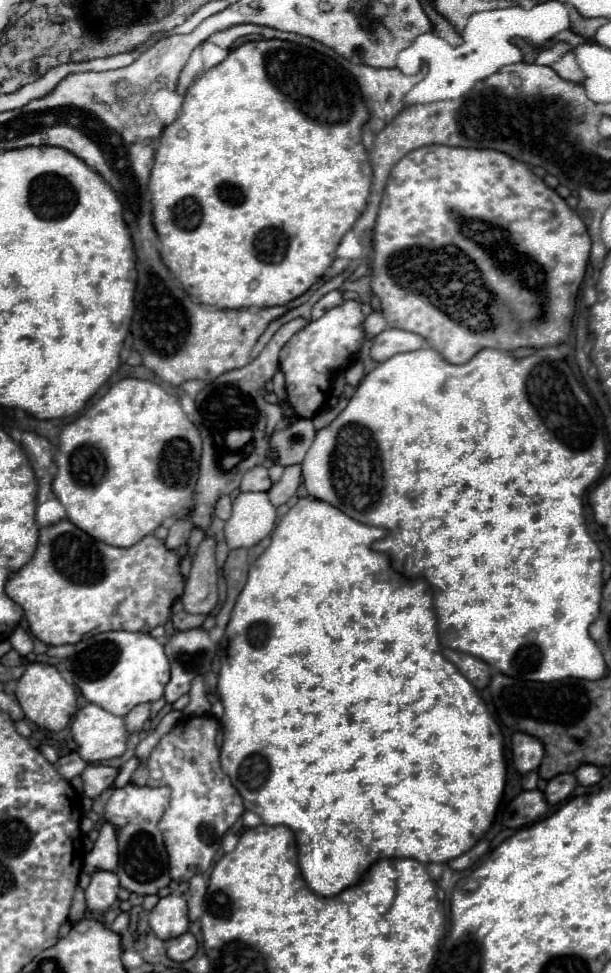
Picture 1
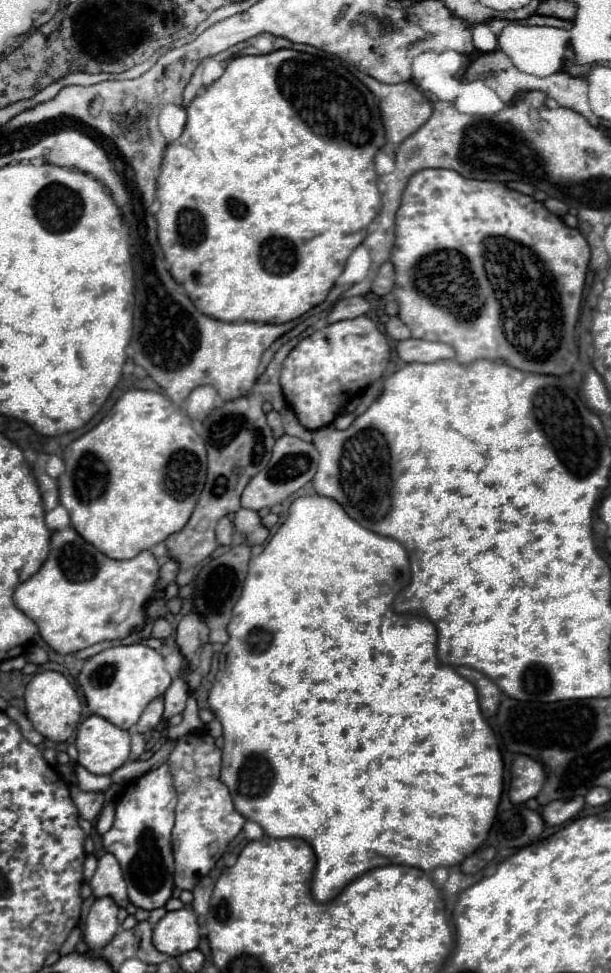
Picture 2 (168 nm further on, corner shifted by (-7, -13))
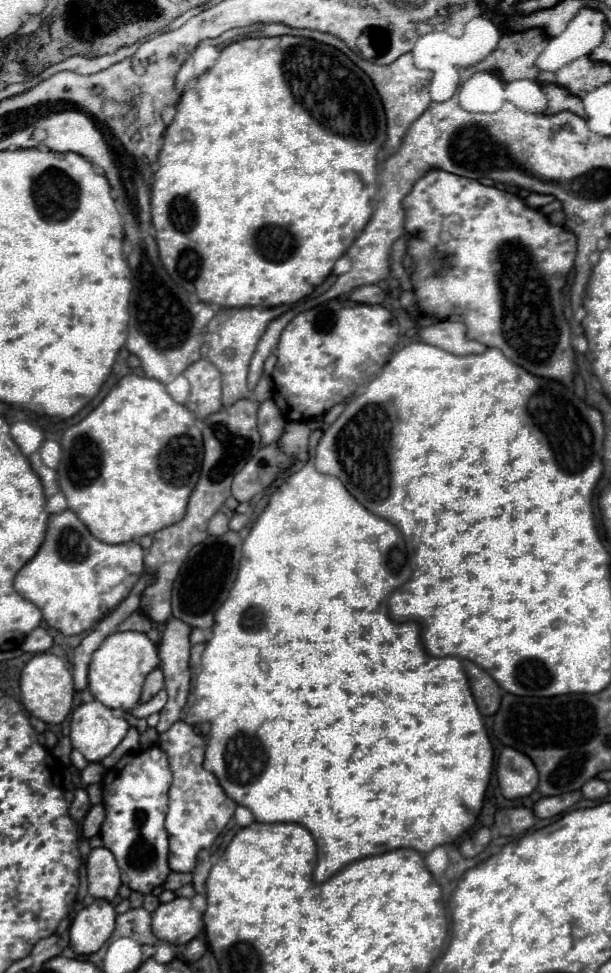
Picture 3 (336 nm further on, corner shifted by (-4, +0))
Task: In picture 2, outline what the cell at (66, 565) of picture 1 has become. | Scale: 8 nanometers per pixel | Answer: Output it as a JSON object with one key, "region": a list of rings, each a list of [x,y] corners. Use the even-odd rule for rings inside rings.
{"region":[[[73,527],[55,531],[51,537],[51,553],[43,567],[25,583],[15,589],[15,605],[27,617],[31,617],[45,643],[61,655],[77,653],[89,645],[111,639],[125,639],[131,631],[141,629],[145,625],[145,601],[155,597],[155,583],[159,577],[159,561],[151,555],[151,551],[143,551],[129,561],[115,561],[99,553],[91,543],[83,541]]]}

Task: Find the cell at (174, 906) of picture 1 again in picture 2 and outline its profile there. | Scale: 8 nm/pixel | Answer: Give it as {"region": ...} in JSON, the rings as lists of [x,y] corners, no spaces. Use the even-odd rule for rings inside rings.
{"region":[[[193,909],[167,913],[153,929],[153,945],[167,955],[183,955],[199,945],[199,923]]]}

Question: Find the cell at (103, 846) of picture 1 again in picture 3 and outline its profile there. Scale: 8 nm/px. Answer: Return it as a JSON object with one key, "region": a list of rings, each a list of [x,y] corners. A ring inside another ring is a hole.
{"region":[[[92,848],[88,860],[88,900],[114,900],[122,886],[120,868],[108,848]]]}

